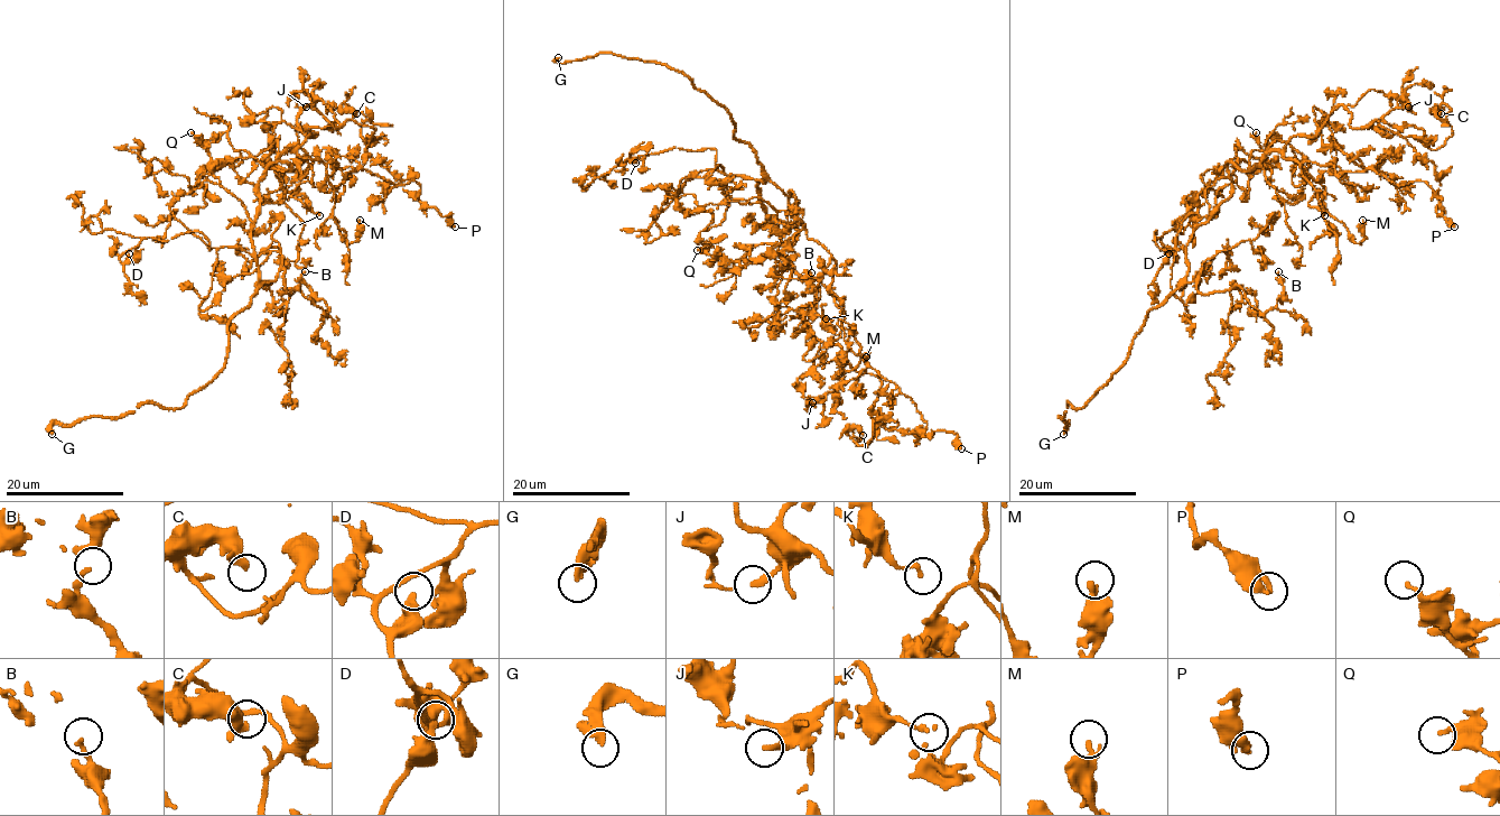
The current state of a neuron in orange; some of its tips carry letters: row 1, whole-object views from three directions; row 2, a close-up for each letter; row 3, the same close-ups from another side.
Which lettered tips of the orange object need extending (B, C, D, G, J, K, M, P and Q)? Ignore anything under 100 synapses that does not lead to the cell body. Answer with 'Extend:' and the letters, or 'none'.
Extend: G

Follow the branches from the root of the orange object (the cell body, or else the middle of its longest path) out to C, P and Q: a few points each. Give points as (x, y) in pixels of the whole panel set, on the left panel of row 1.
C: (258, 184), (290, 169), (306, 105), (370, 126), (365, 150), (356, 113)
P: (258, 184), (273, 163), (289, 170), (276, 161), (291, 151), (343, 174), (415, 181), (419, 198), (455, 226)
Q: (258, 184), (271, 165), (286, 161), (290, 166), (278, 170), (263, 166), (253, 157), (213, 160), (191, 132)

